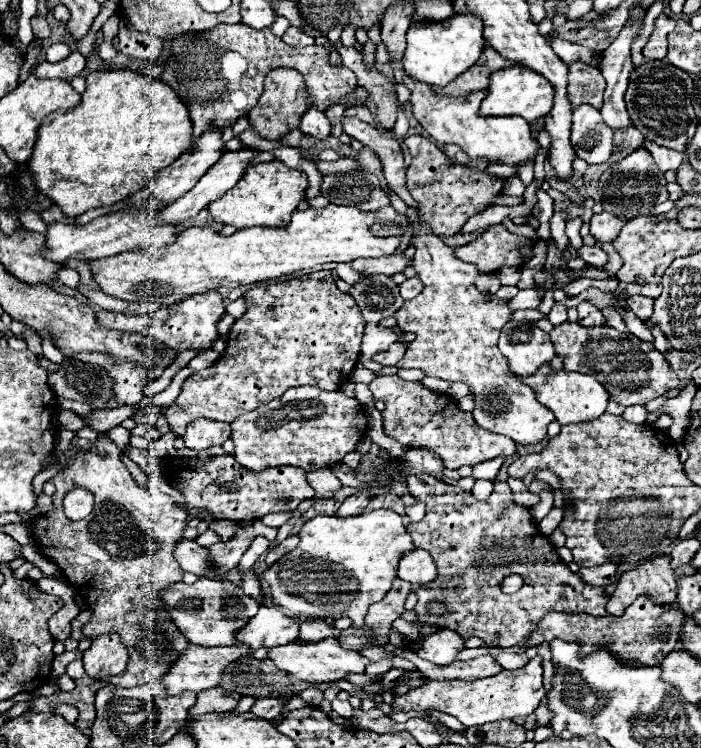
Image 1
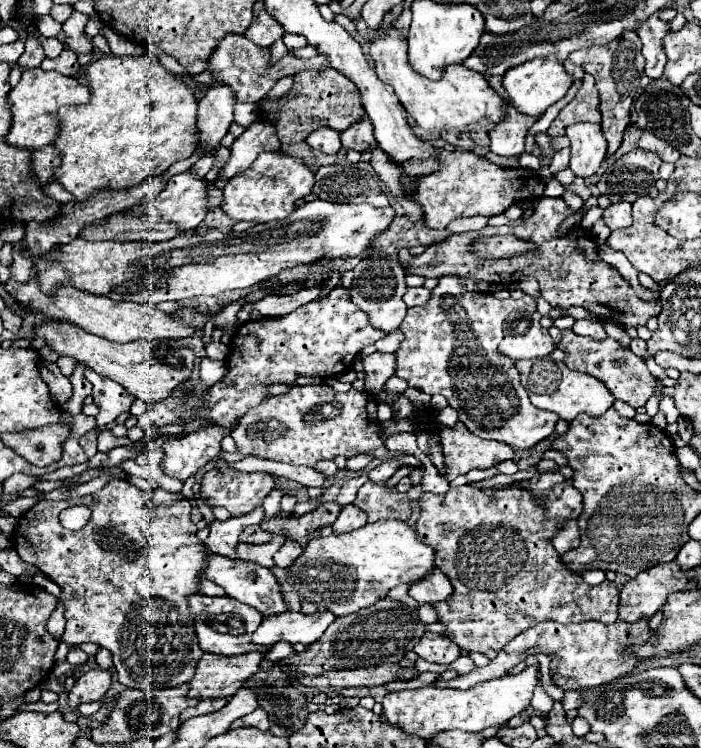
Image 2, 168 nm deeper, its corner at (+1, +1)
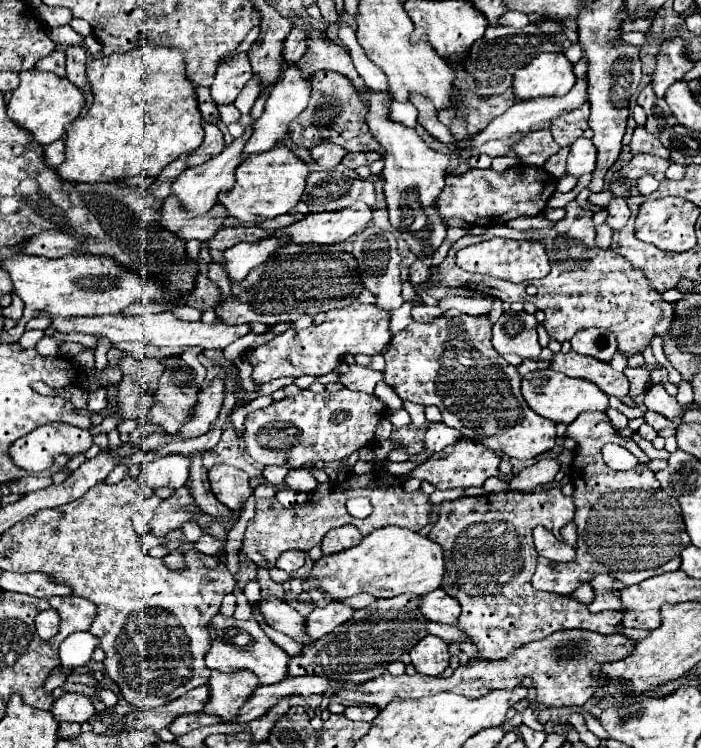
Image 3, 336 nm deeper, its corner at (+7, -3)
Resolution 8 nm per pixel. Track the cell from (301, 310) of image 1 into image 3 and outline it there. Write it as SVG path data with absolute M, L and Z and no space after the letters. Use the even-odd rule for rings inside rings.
M352 303L346 309L334 309L328 311L328 315L336 315L334 321L324 321L322 325L312 325L304 331L294 331L288 329L268 341L262 347L252 349L250 361L252 361L252 379L262 385L278 377L302 377L302 375L326 375L330 373L342 359L344 355L352 353L364 353L364 355L376 355L382 351L390 339L390 313L376 307L376 305L362 305L362 303Z

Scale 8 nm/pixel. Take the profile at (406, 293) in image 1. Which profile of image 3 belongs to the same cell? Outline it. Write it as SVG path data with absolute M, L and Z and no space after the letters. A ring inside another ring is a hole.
M414 305L412 307L412 317L414 321L420 321L420 323L430 323L432 319L444 315L444 311L440 307L430 307L430 305Z

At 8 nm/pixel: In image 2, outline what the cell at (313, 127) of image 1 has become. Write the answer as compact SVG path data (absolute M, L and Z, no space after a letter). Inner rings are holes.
M318 127L318 131L312 131L306 139L306 143L312 147L312 149L318 149L322 153L336 153L342 145L340 145L340 139L338 139L338 131L330 129L330 127Z

